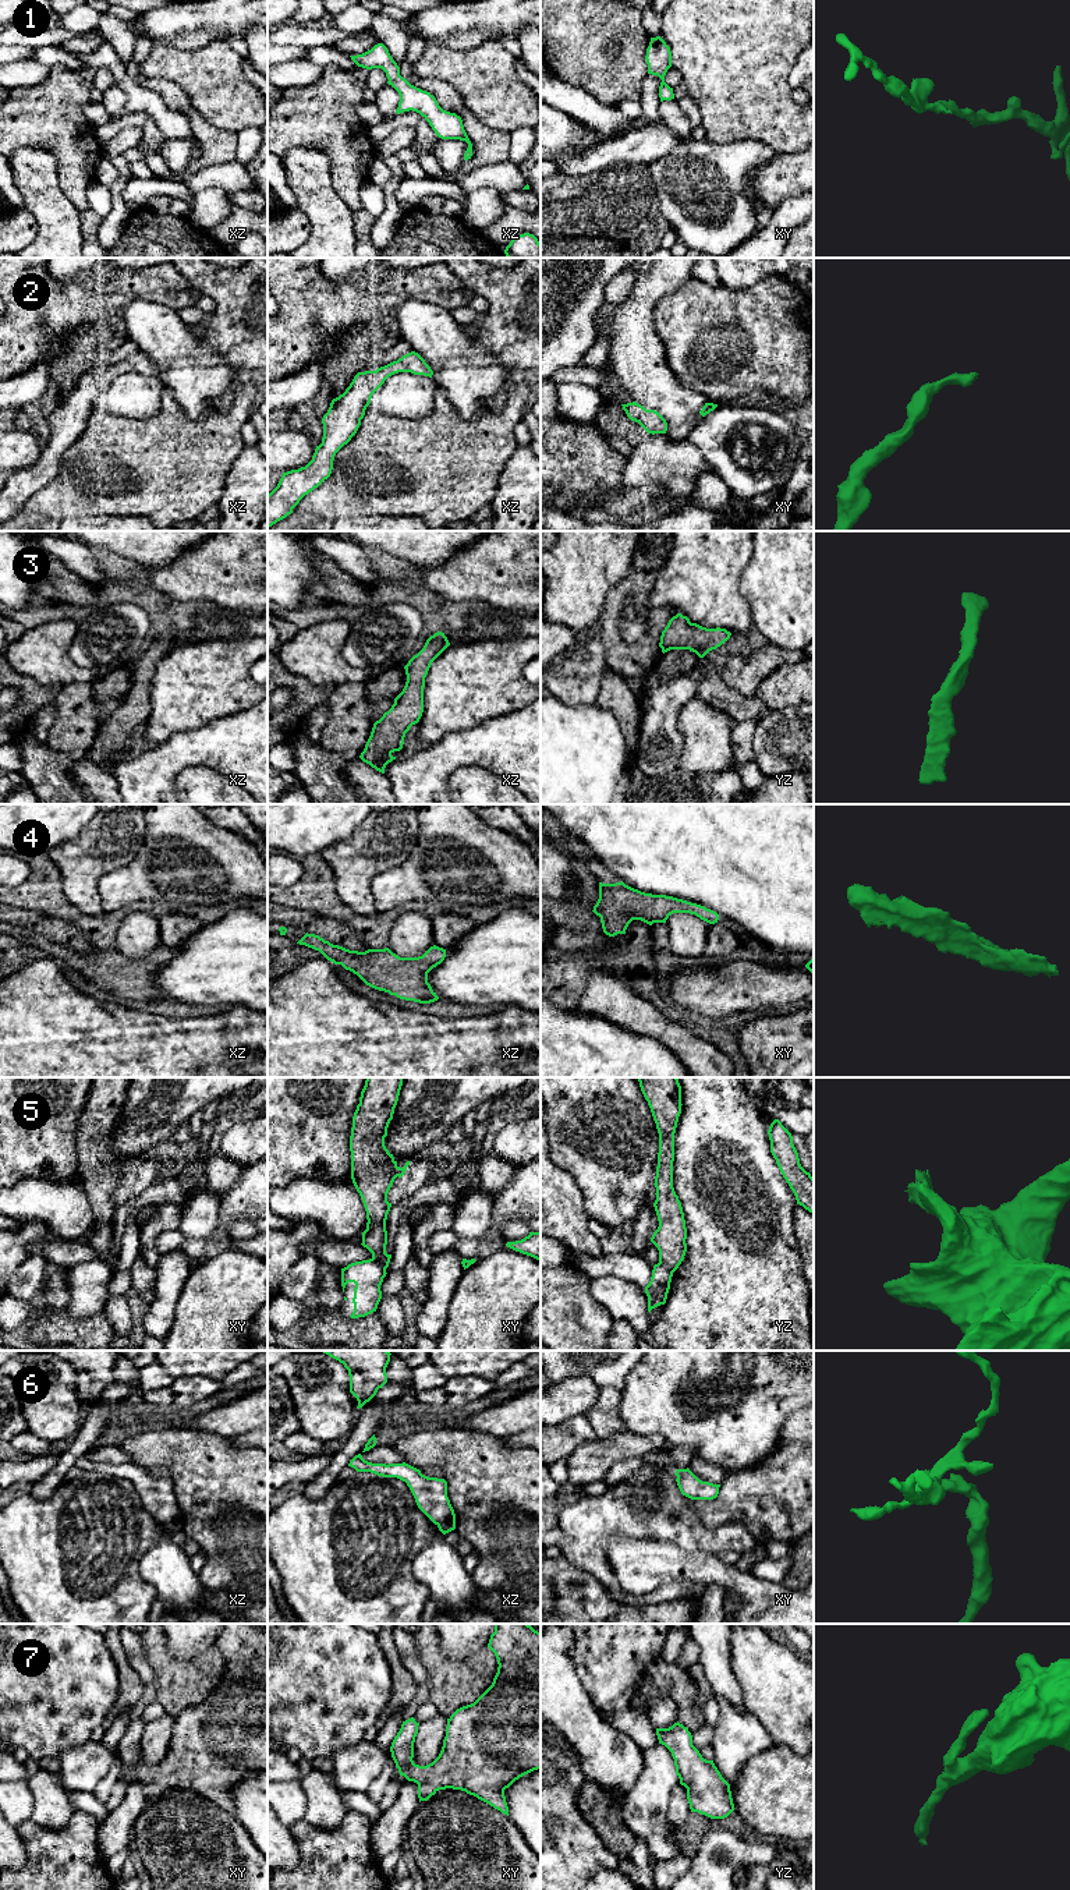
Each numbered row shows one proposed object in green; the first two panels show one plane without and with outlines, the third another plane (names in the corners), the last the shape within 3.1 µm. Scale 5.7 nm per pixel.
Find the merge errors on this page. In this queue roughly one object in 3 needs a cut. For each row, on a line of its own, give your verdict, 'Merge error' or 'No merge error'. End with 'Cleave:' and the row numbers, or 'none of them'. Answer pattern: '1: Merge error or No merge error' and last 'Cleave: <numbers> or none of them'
1: No merge error
2: No merge error
3: No merge error
4: No merge error
5: Merge error
6: No merge error
7: No merge error
Cleave: 5

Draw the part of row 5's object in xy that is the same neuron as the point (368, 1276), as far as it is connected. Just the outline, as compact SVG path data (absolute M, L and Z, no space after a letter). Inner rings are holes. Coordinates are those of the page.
M373 1259L355 1261L341 1268L343 1292L348 1282L355 1284L351 1319L365 1317L376 1312L382 1299L380 1285L386 1274L386 1270Z

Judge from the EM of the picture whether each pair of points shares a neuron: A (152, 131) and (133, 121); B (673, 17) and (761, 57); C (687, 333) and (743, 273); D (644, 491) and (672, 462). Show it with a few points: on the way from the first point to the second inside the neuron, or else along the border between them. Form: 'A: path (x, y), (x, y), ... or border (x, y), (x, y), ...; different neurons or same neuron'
A: path (148, 127), (142, 121), (137, 121); same neuron
B: path (695, 24), (727, 28), (739, 35); same neuron
C: border (760, 280), (737, 290), (726, 290), (723, 287); different neurons
D: border (640, 482), (659, 482), (662, 485); different neurons

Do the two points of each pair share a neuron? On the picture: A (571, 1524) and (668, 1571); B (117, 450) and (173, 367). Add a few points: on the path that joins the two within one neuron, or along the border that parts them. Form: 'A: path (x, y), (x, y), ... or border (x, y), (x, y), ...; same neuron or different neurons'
A: border (644, 1540), (615, 1540), (608, 1547), (613, 1575); different neurons
B: border (165, 386), (172, 392), (184, 413); different neurons

